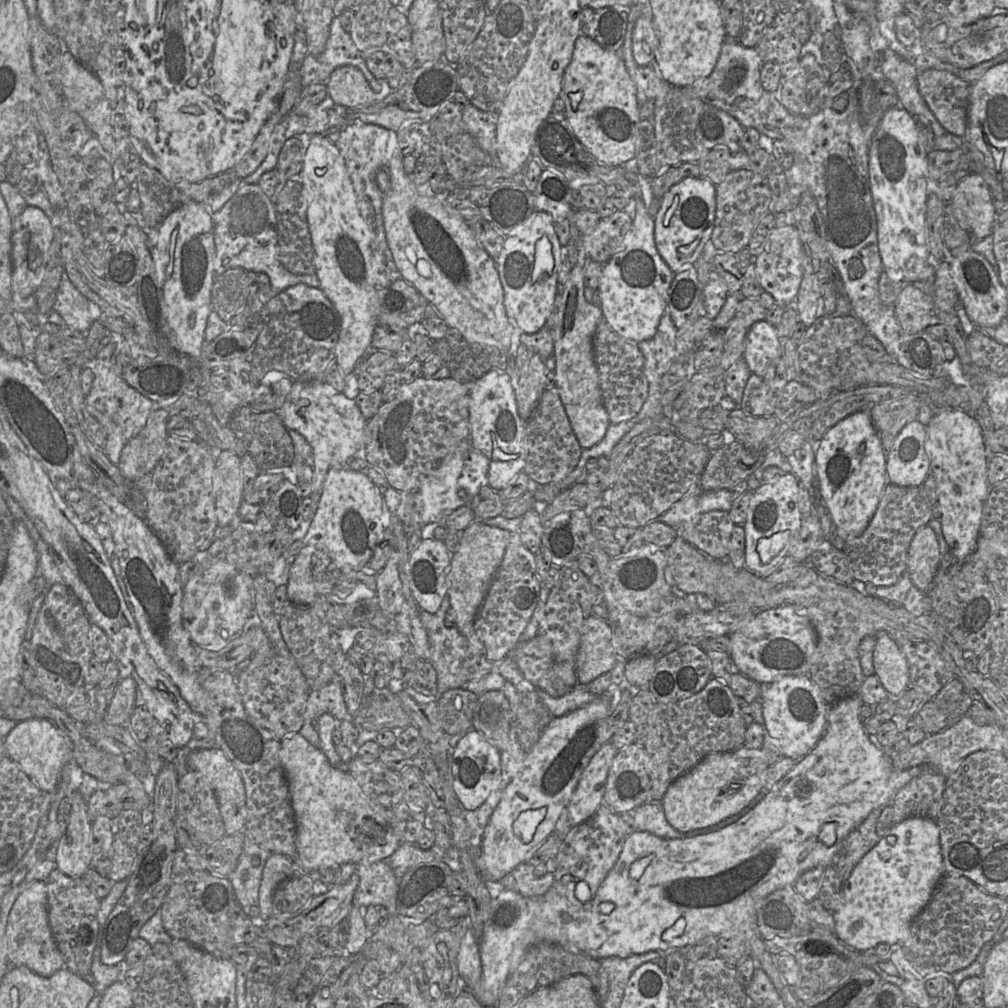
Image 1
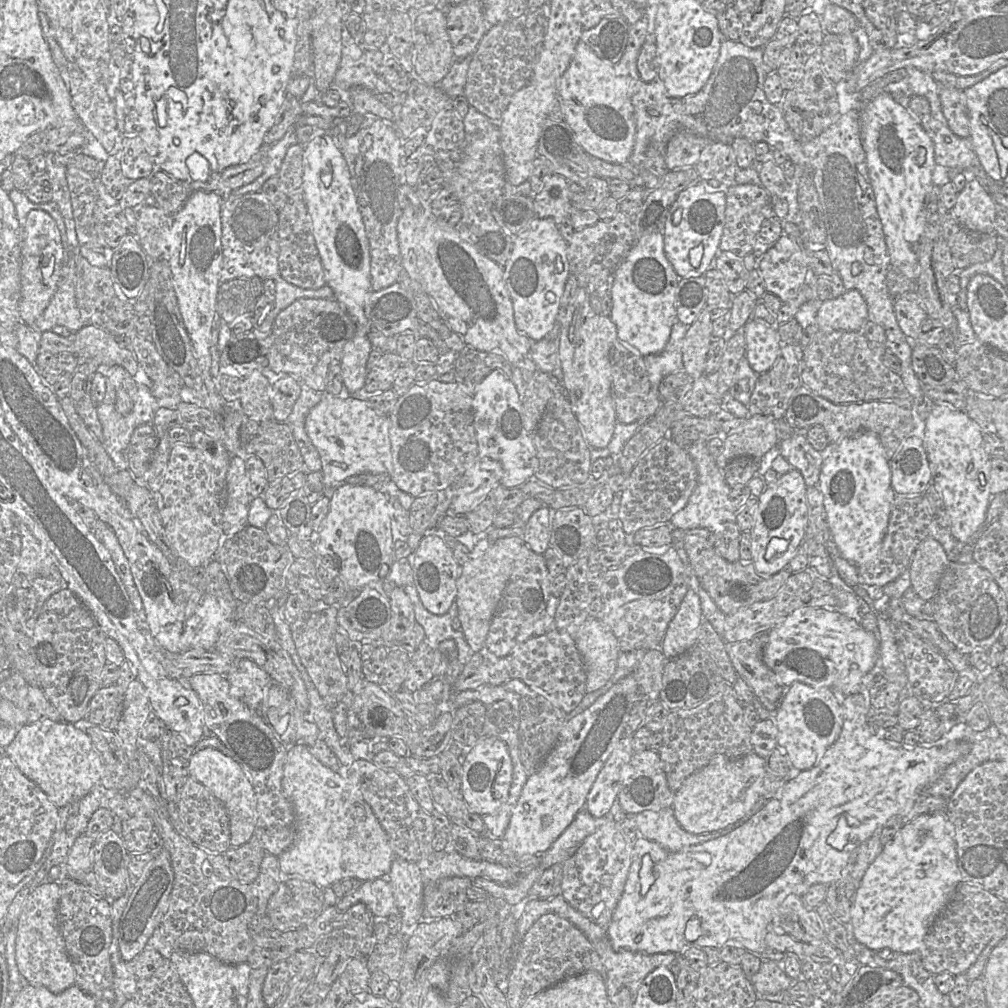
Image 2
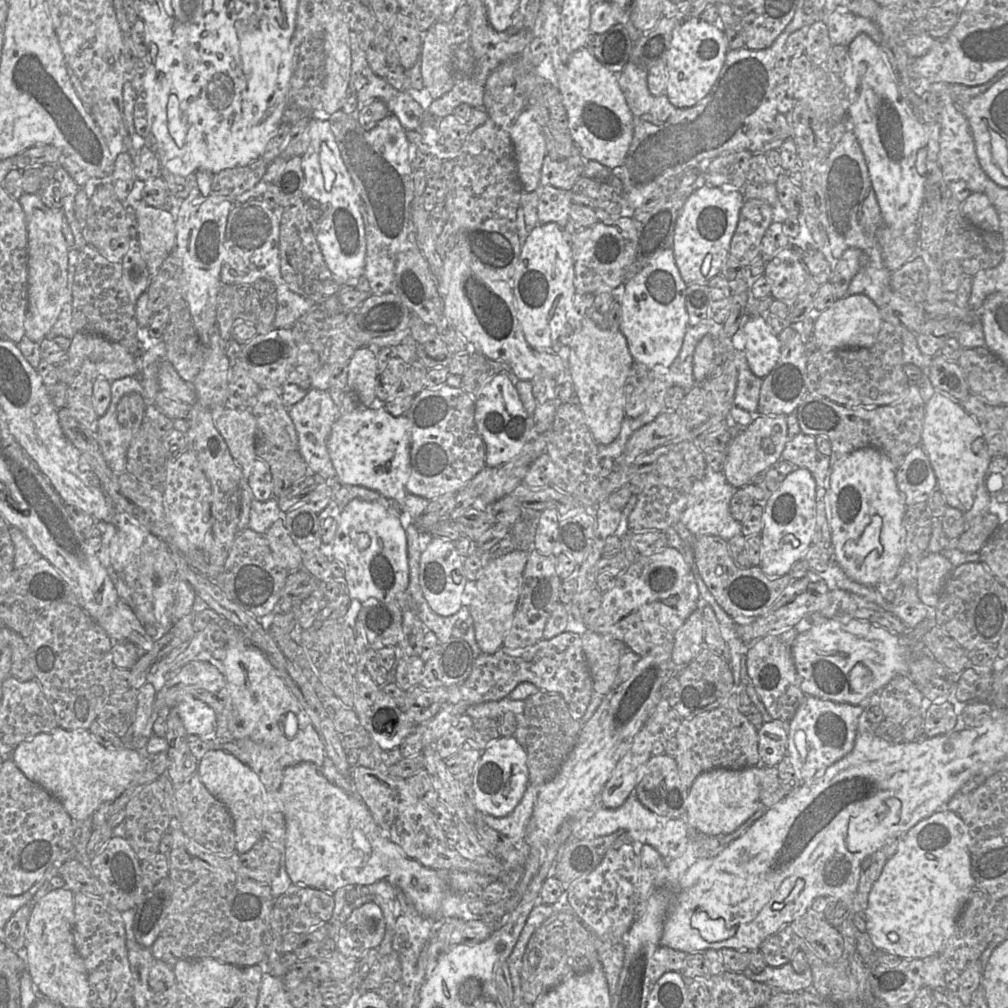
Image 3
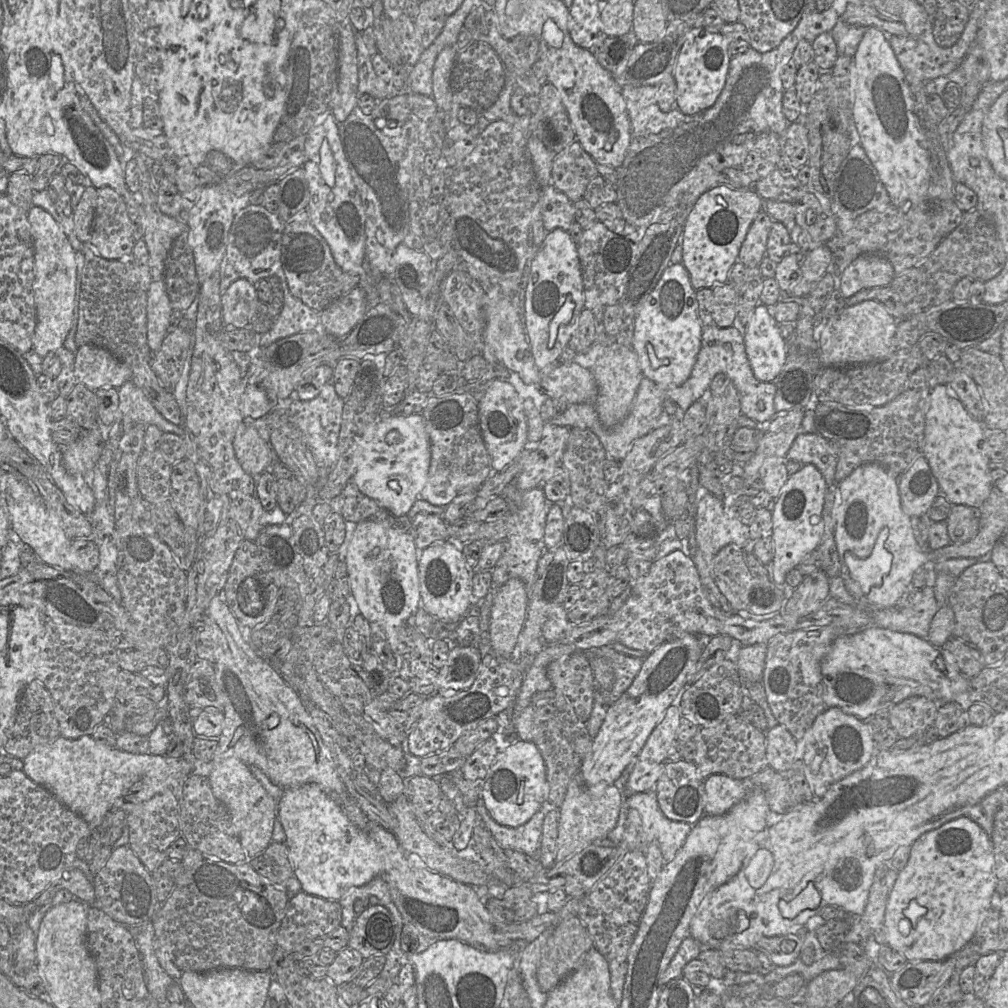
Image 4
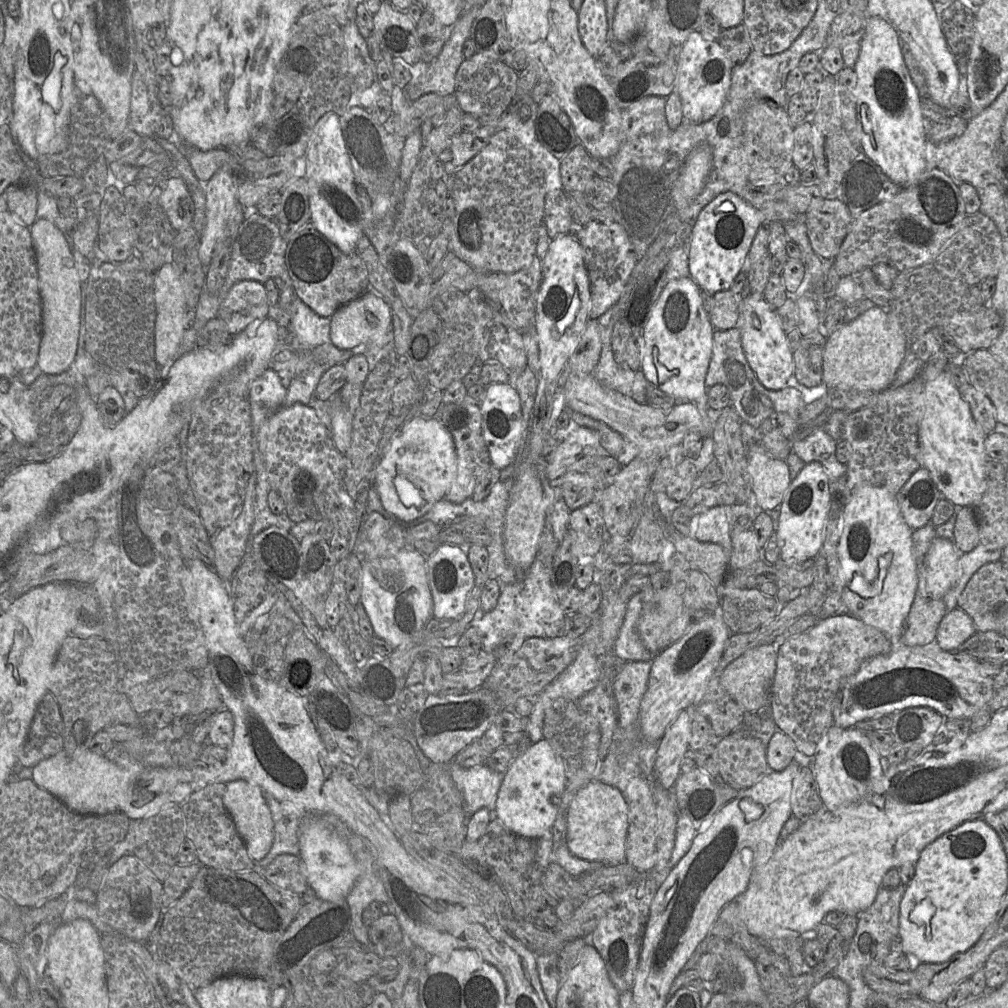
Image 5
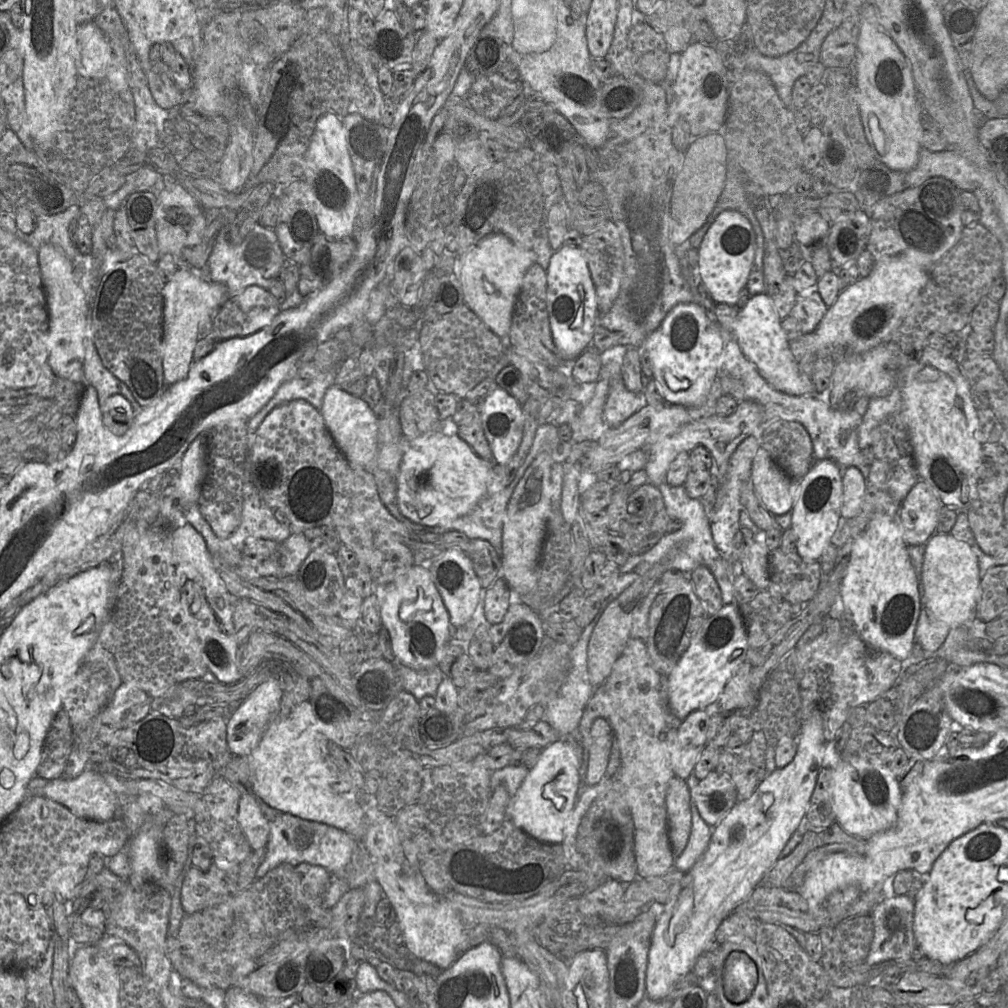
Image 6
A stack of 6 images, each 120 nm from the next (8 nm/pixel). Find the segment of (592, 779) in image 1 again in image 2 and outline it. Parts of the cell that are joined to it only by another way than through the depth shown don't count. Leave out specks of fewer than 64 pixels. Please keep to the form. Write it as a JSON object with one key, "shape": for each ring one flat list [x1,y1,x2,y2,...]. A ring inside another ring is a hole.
{"shape":[[632,735,617,743,587,795,585,808,591,815,602,817,609,813,620,790,621,769,634,753]]}

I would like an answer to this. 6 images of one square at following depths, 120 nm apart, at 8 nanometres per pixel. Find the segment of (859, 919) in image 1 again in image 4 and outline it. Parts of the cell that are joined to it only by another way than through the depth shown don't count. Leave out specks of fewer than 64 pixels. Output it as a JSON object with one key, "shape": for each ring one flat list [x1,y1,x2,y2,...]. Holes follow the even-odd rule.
{"shape":[[959,816,926,832,911,845,908,862,889,894,884,922,887,945,909,962,941,961,954,955,973,940,981,915,992,909,997,884,993,845,980,825]]}

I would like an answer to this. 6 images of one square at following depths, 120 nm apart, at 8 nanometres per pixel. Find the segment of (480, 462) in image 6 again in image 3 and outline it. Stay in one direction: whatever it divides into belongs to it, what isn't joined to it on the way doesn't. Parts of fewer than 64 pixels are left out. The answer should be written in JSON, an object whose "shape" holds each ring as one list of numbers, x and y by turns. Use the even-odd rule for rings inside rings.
{"shape":[[363,406,351,413,342,413,332,427,327,447,336,472,336,481,375,490,384,497,403,505,403,500,408,493,406,483,410,474,410,422,405,415,394,417,384,408]]}

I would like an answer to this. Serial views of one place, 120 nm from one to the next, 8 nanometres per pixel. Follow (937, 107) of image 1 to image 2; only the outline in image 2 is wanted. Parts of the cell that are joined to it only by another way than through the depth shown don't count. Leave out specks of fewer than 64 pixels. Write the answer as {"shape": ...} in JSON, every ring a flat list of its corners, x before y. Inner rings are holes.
{"shape":[[940,87,939,96,949,128,958,137,970,138,965,92,951,87]]}

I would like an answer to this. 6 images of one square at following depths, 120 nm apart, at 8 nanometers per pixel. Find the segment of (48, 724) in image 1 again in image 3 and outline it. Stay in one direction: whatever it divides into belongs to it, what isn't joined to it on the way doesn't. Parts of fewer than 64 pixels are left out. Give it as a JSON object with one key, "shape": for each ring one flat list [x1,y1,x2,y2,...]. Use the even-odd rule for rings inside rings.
{"shape":[[57,726,19,743,10,758,29,780,58,799,74,821,83,822,92,817,101,804,114,800,128,789,134,779,147,768,148,755,125,746,117,750,107,749,88,730,65,730]]}

